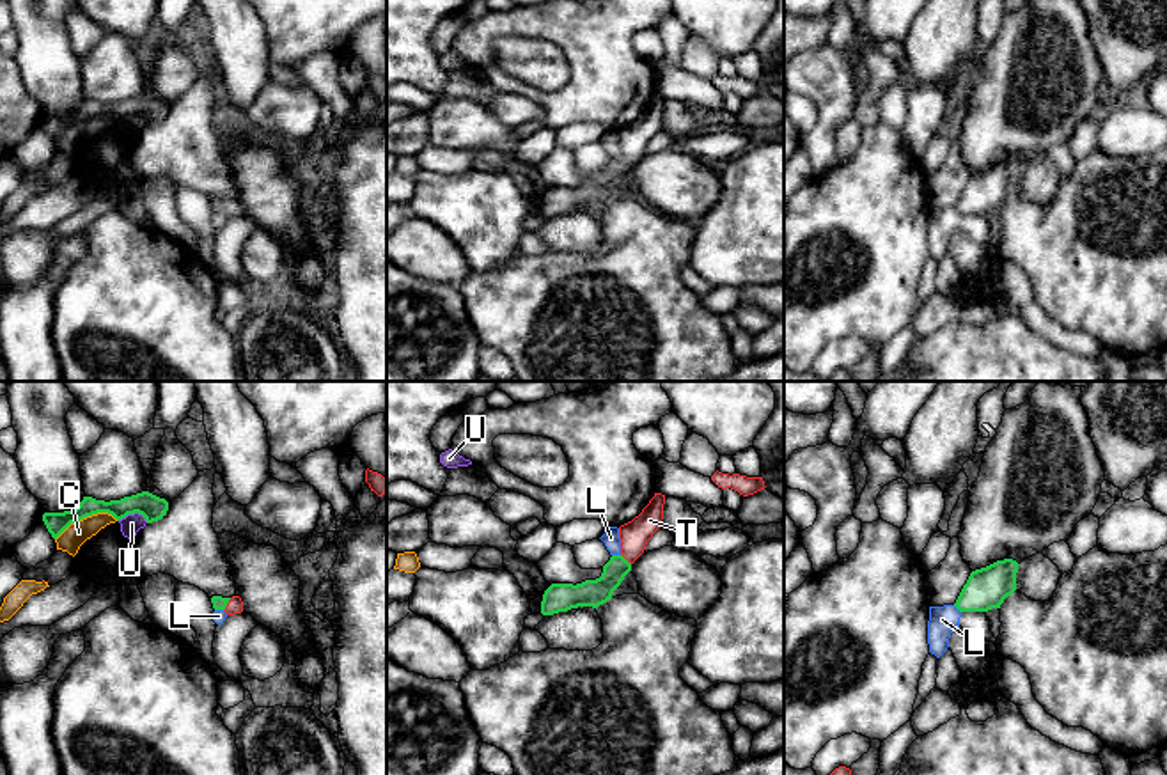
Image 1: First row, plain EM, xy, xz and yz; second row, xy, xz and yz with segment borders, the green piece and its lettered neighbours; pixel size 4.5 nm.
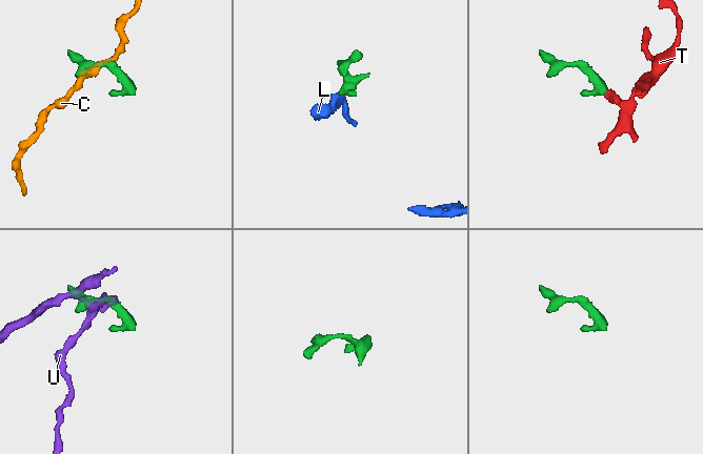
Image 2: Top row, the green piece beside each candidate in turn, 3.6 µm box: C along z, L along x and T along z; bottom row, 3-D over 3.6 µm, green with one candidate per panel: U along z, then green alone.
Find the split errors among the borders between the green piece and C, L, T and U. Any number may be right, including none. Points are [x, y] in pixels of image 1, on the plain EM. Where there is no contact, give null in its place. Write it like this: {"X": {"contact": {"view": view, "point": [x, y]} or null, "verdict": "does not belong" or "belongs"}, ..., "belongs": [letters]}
{"C": {"contact": {"view": "xy", "point": [86, 119]}, "verdict": "does not belong"}, "L": {"contact": {"view": "xz", "point": [616, 158]}, "verdict": "does not belong"}, "T": {"contact": {"view": "xy", "point": [226, 208]}, "verdict": "belongs"}, "U": {"contact": {"view": "xy", "point": [133, 116]}, "verdict": "does not belong"}, "belongs": ["T"]}

